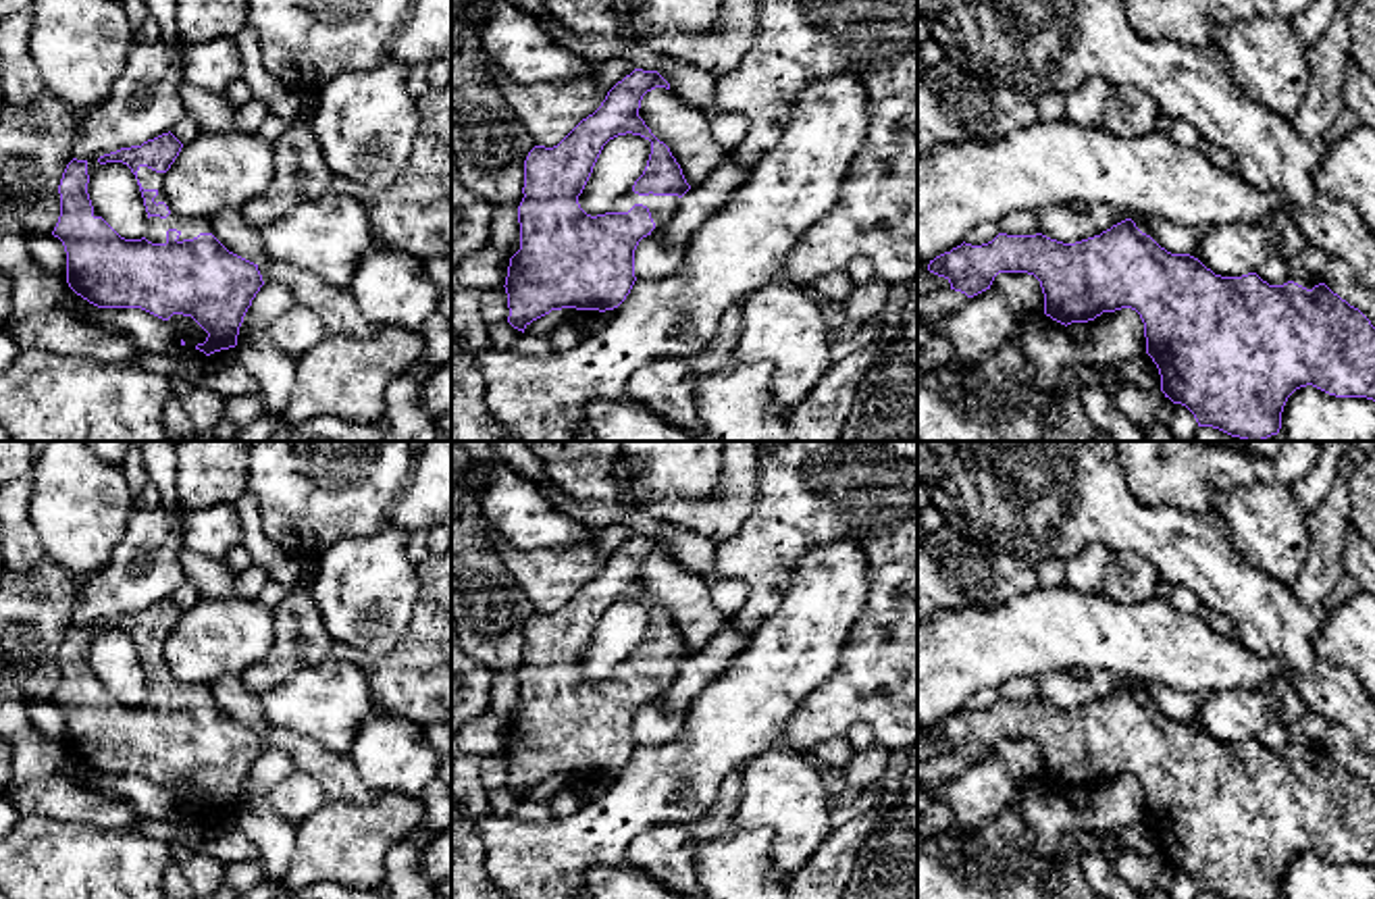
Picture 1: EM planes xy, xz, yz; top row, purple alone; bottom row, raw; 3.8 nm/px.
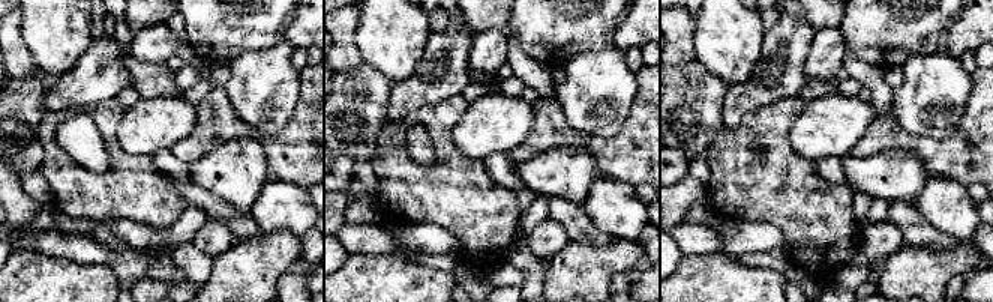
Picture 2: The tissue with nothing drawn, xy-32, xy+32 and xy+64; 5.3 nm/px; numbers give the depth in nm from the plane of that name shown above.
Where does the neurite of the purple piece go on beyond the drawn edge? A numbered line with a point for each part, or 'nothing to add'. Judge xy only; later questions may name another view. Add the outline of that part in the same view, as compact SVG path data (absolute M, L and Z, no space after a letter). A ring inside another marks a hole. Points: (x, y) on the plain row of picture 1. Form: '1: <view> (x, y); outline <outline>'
1: xy (190, 694); outline M139 633L137 637L137 645L141 649L144 656L156 656L158 662L154 664L154 668L164 668L171 676L171 680L166 685L160 683L150 683L148 685L148 697L146 697L146 705L152 710L166 710L166 697L168 695L177 695L181 701L177 708L183 705L193 705L200 699L212 699L212 685L204 685L204 683L181 683L177 680L166 662L164 662L164 641L166 639L156 639L148 633Z

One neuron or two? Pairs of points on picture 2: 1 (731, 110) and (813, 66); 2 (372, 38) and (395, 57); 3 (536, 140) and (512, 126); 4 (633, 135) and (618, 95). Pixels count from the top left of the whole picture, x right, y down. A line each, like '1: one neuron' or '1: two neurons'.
1: two neurons
2: one neuron
3: two neurons
4: two neurons

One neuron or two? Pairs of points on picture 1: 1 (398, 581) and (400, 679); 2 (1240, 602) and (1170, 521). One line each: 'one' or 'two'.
1: two
2: one

